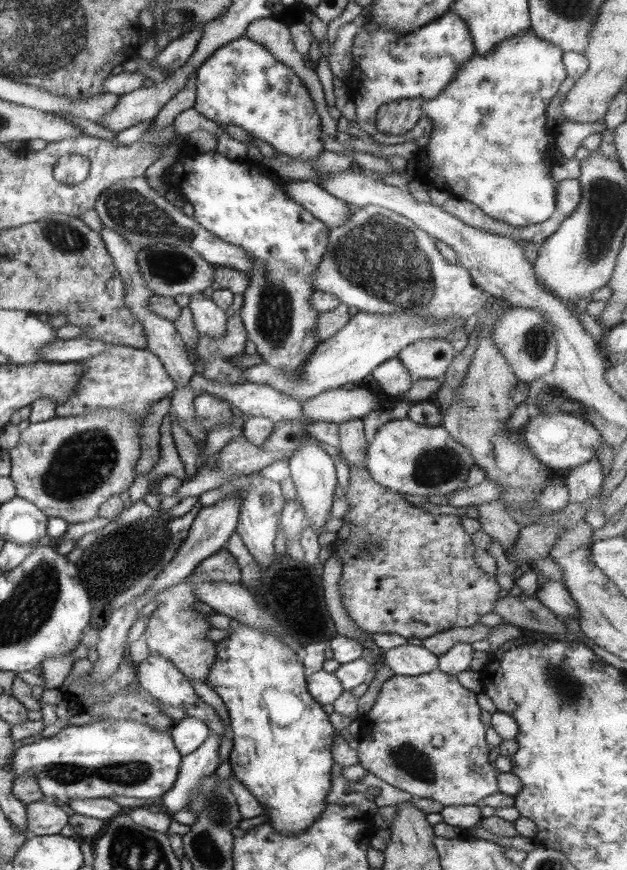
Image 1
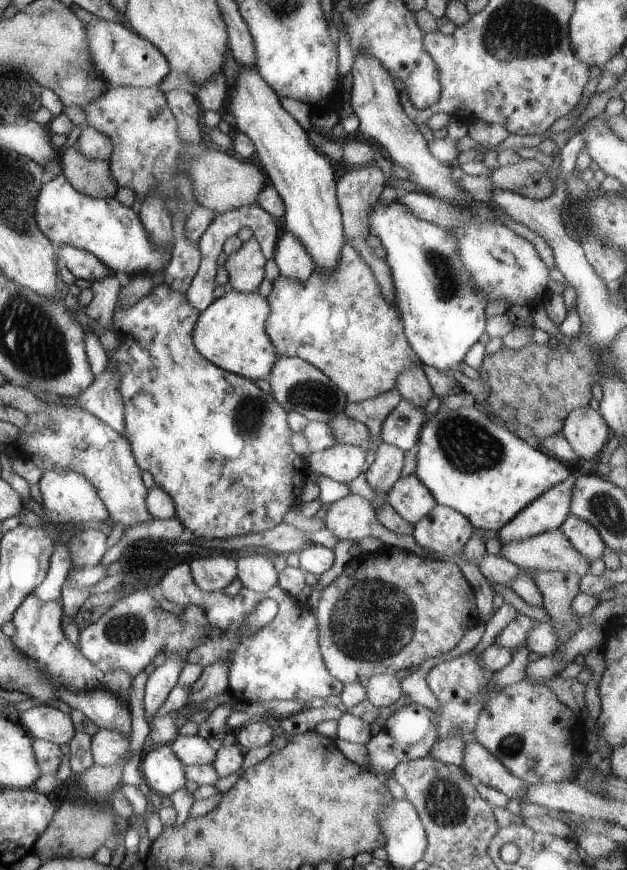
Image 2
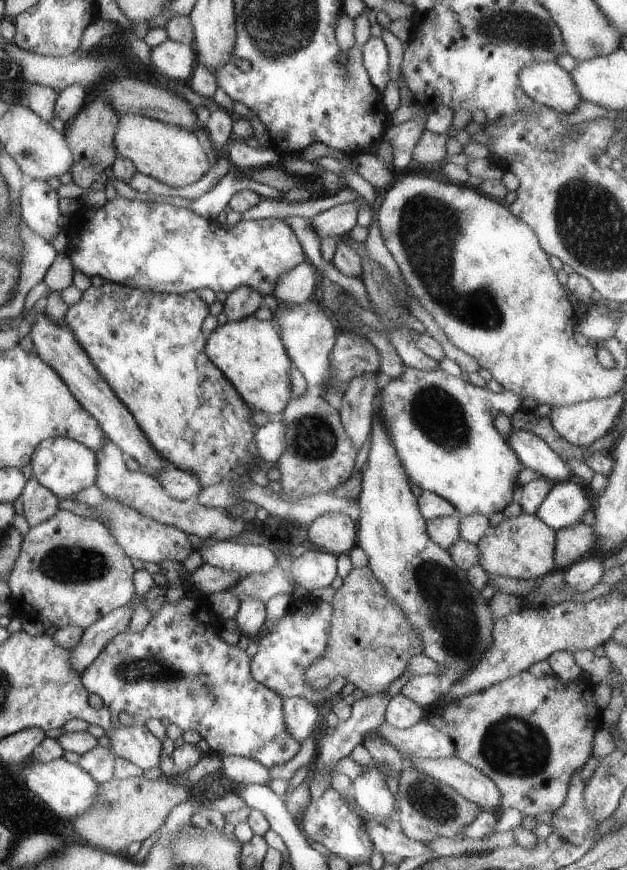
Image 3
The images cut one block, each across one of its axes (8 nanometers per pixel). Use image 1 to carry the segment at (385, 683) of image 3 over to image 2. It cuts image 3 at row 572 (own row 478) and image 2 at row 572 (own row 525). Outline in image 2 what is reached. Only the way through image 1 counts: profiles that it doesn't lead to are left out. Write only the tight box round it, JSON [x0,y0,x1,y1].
[316,545,476,686]

